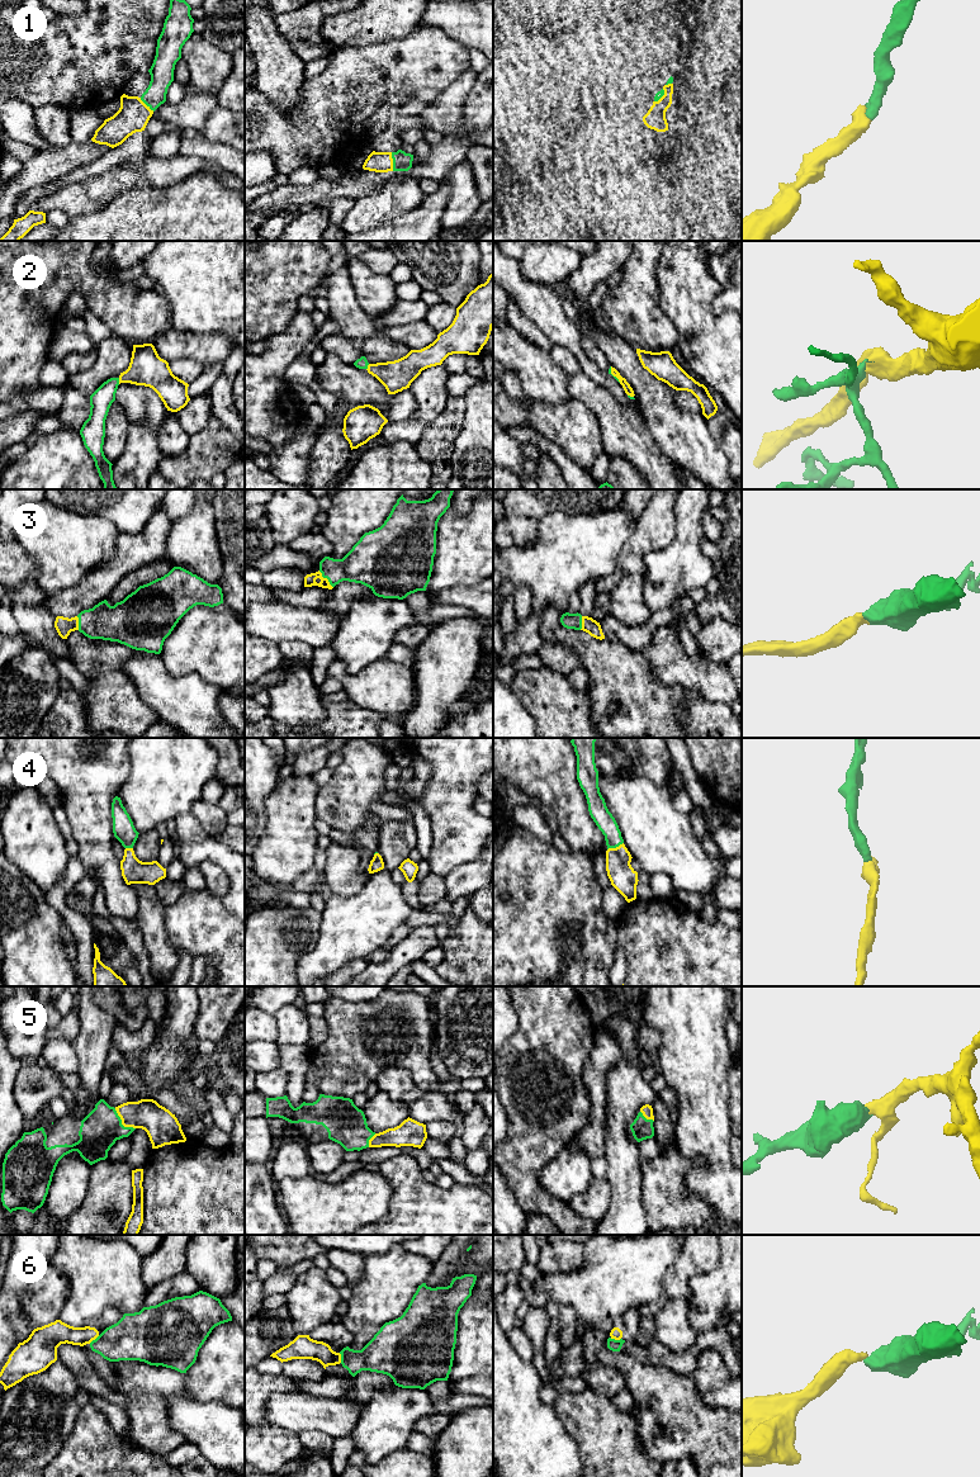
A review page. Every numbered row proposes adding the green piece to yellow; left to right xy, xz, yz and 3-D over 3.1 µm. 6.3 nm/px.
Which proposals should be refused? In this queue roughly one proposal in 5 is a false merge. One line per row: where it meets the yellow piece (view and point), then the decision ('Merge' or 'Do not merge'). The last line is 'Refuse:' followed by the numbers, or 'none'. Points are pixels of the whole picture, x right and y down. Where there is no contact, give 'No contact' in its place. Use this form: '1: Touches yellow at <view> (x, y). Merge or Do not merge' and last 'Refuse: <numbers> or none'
1: Touches yellow at xz (392, 161). Merge
2: Touches yellow at xy (119, 380). Merge
3: Touches yellow at xz (326, 578). Merge
4: Touches yellow at yz (616, 847). Merge
5: Touches yellow at xy (122, 1122). Merge
6: Touches yellow at yz (615, 1339). Do not merge
Refuse: 6

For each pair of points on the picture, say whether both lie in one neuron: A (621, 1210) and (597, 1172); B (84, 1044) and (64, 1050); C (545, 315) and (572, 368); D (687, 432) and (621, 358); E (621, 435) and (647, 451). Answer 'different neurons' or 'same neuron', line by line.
A: different neurons
B: different neurons
C: different neurons
D: same neuron
E: same neuron

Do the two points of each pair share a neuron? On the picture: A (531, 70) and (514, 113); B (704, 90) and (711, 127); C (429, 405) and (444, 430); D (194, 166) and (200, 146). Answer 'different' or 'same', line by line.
A: different
B: same
C: different
D: different

